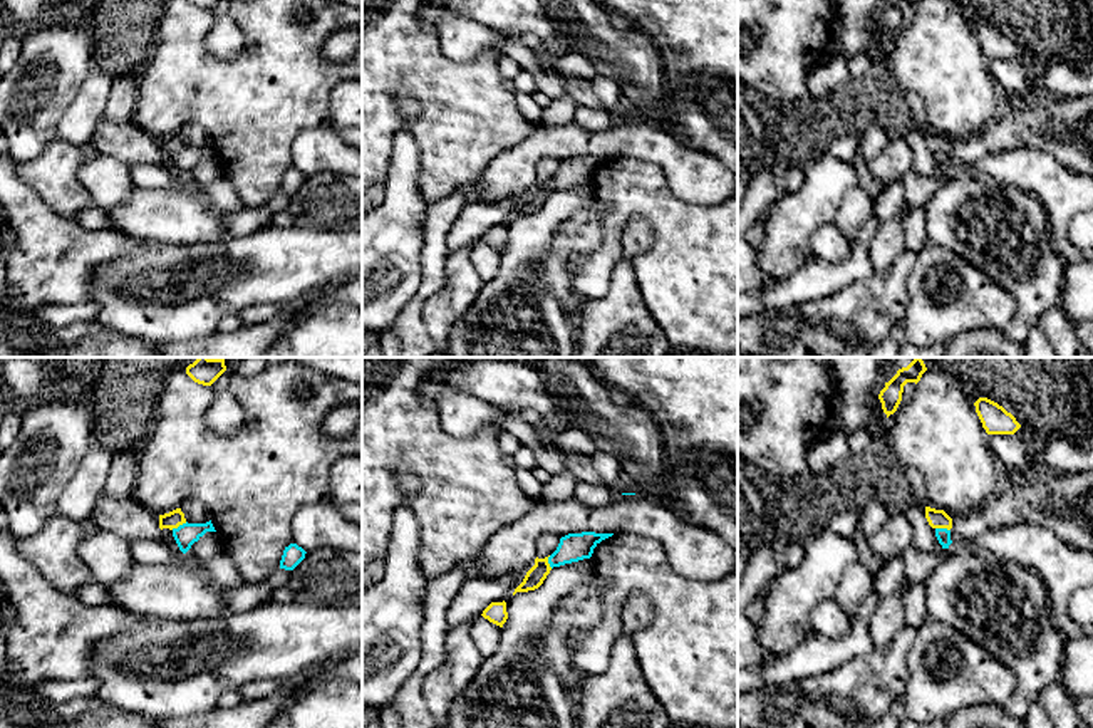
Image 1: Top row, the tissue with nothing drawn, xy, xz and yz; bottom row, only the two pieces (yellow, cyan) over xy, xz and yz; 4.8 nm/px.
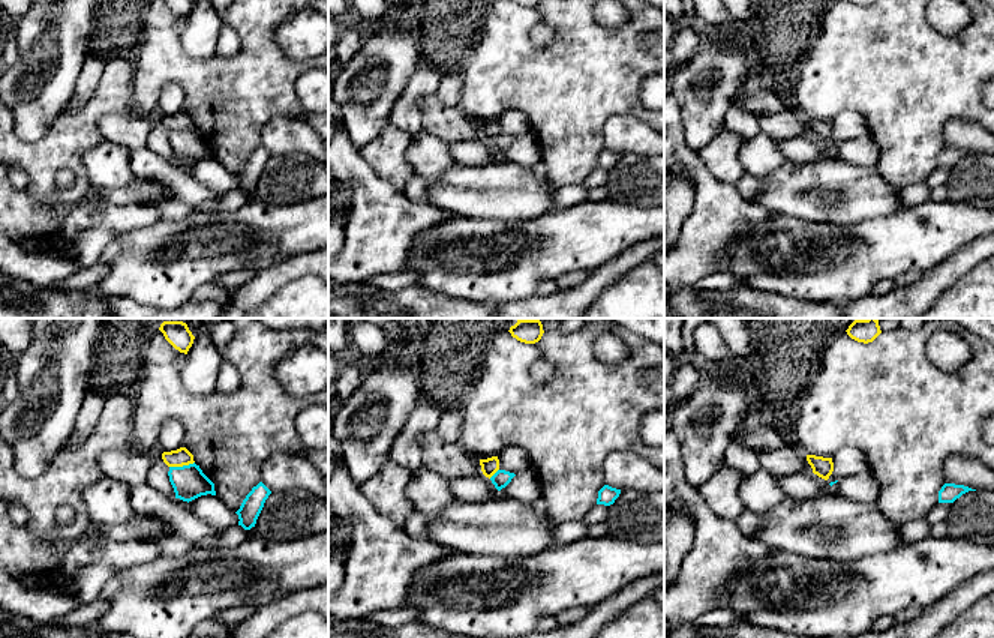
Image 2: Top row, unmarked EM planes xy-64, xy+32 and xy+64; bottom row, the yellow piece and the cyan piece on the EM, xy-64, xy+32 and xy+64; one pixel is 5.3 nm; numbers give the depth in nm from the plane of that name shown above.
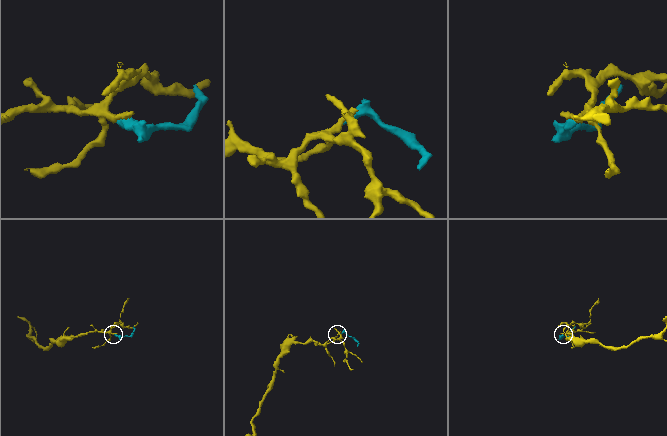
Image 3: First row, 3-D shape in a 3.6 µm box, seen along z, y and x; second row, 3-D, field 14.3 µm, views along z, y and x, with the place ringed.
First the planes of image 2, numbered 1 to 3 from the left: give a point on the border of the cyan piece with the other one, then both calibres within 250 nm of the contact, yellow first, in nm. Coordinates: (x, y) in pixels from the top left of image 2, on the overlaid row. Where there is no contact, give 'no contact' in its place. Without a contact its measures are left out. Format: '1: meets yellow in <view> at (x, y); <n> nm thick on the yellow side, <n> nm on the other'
1: meets yellow in xy-64 at (182, 466); 100 nm thick on the yellow side, 180 nm on the other
2: meets yellow in xy+32 at (494, 473); 90 nm thick on the yellow side, 90 nm on the other
3: no contact

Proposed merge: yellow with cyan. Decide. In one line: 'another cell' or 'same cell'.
another cell

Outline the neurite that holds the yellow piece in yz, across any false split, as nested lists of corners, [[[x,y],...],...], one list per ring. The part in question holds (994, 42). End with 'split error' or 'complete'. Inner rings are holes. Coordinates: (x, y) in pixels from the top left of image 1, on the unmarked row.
[[[979,22],[974,30],[987,59],[1014,59],[1021,52],[1011,37],[987,22]]] | complete

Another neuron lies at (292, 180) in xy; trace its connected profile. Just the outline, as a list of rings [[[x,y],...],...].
[[[290,168],[283,174],[280,193],[293,195],[305,183],[305,178],[307,176],[302,171],[298,171],[297,168]]]

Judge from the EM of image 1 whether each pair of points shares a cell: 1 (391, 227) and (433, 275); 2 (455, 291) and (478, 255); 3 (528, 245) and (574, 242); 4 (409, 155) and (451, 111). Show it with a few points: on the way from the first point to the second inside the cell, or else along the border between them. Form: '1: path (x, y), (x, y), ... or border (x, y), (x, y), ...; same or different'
1: border (426, 223), (423, 275), (416, 286); different
2: border (468, 247), (471, 265), (483, 282); different
3: border (572, 213), (554, 228), (535, 260), (542, 282); different
4: border (399, 130), (406, 130), (419, 150), (418, 185); different

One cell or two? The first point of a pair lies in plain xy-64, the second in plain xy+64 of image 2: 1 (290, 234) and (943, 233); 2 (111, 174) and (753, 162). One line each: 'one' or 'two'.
1: one
2: one

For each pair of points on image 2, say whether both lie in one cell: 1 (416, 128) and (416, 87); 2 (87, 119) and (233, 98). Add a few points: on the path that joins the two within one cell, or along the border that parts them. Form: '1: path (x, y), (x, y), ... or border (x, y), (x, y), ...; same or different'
1: path (414, 117), (414, 98); same
2: path (123, 87), (137, 86), (149, 74), (197, 77); same

